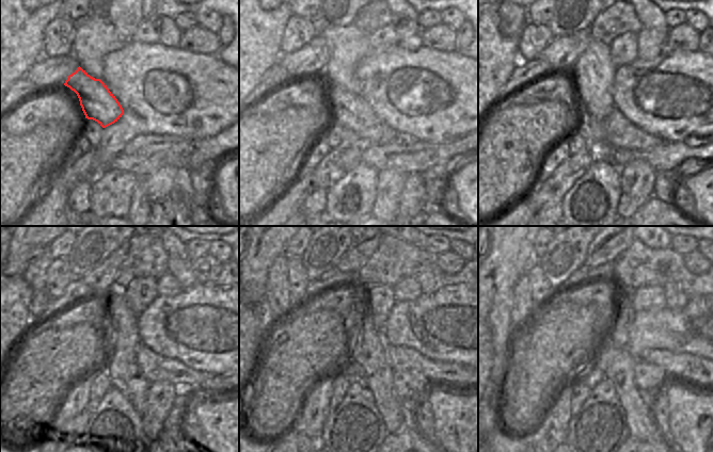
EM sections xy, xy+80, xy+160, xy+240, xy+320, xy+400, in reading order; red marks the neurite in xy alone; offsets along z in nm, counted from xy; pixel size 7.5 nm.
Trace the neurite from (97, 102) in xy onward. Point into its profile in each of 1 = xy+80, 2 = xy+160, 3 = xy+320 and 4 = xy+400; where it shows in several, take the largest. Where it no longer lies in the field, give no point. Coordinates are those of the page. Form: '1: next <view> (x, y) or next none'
1: next xy+80 (350, 111)
2: next xy+160 (620, 132)
3: next xy+320 (400, 358)
4: next xy+400 (694, 369)

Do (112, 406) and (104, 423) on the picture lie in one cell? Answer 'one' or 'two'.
one

